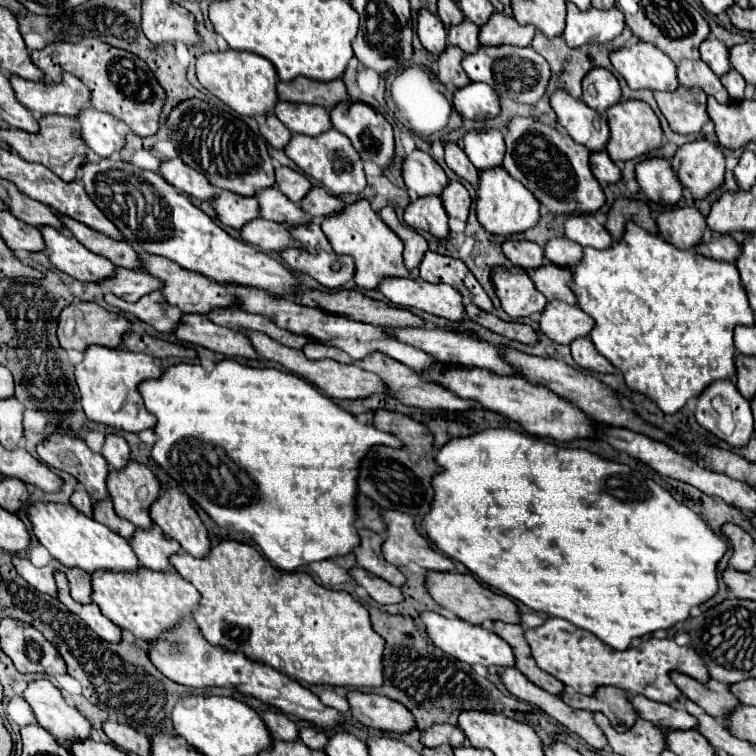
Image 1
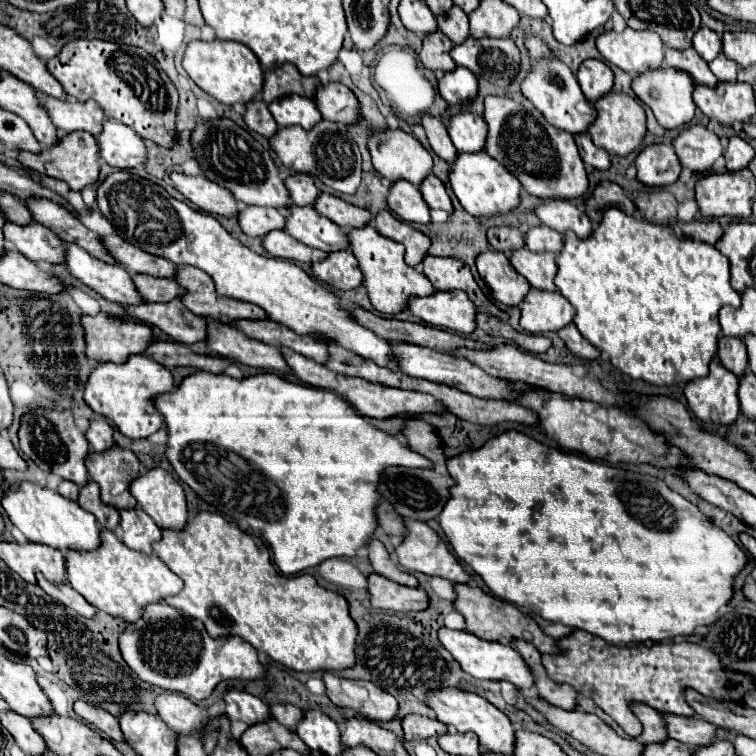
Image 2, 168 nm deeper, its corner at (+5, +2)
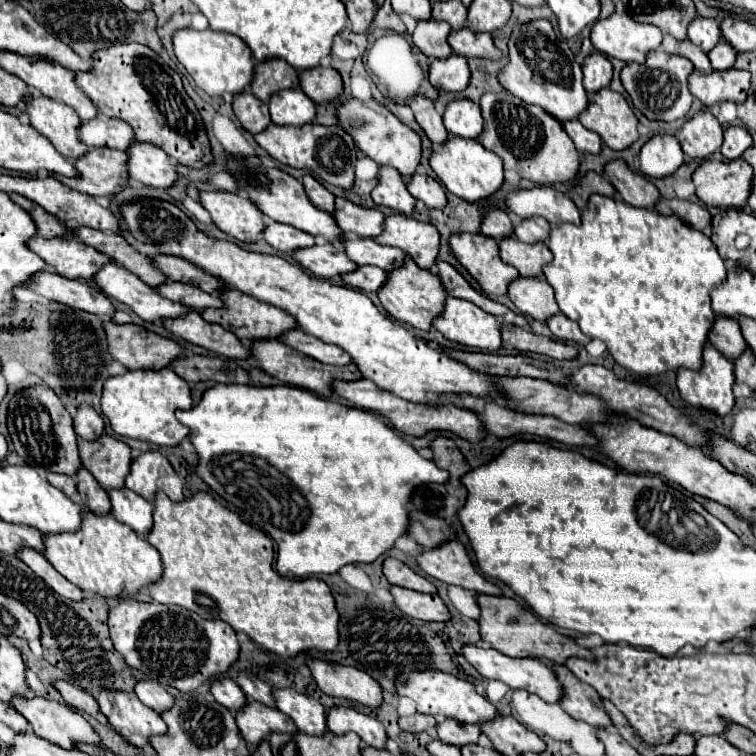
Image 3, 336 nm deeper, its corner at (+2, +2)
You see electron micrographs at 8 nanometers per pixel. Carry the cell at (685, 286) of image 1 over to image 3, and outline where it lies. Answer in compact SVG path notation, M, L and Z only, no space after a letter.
M591 195L587 209L581 213L581 225L561 223L561 225L551 227L549 251L553 253L553 261L543 267L543 273L549 281L549 285L555 289L555 301L557 301L561 313L565 313L569 319L577 321L581 331L587 337L601 339L607 345L613 359L621 367L625 367L633 373L639 373L639 375L659 375L659 373L665 373L669 369L679 369L679 367L685 367L685 369L699 369L701 367L701 353L707 343L707 333L715 321L709 291L715 285L723 283L723 279L727 277L727 265L721 259L721 255L717 253L717 249L709 237L705 237L701 231L695 231L693 227L687 227L681 219L675 219L675 215L661 215L661 213L655 213L653 209L639 209L639 207L627 205L625 201L615 199L615 197Z

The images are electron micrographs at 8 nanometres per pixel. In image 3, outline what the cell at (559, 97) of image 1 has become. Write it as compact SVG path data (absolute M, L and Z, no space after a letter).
M547 19L519 23L513 27L507 41L509 61L499 71L497 79L505 91L529 105L539 105L559 123L577 119L579 111L587 109L587 91L583 89L581 65L573 59L573 51Z

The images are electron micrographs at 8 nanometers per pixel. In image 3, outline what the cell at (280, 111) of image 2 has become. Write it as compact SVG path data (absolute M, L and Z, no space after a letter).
M301 89L277 91L267 107L277 125L305 125L315 119L315 103Z

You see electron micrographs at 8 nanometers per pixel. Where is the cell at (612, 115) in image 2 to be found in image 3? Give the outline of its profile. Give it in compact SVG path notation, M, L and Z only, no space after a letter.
M607 89L589 95L589 107L577 117L587 129L599 133L603 143L611 149L627 149L637 141L637 117L627 101Z

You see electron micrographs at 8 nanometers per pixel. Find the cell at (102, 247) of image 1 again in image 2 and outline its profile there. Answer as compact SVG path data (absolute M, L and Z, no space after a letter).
M118 235L102 237L102 243L104 243L106 251L116 259L116 263L122 265L124 269L128 269L130 273L148 273L154 277L174 277L174 269L176 269L174 263L170 263L162 257L150 255L150 253L126 243Z

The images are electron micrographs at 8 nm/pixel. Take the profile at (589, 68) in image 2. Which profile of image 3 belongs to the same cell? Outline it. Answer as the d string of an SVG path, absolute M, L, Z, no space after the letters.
M593 53L589 57L585 57L583 61L583 85L587 93L595 93L603 87L609 87L611 81L611 63L605 55L601 53Z

